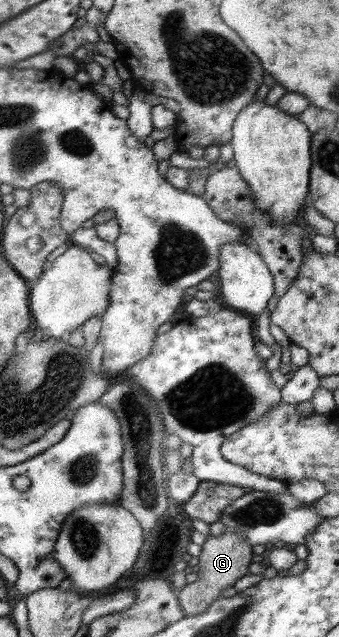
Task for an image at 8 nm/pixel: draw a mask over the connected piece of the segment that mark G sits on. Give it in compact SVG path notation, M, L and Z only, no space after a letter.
M226 530L217 537L209 535L202 545L199 556L198 579L186 584L177 593L180 607L185 615L192 616L204 613L212 605L212 602L221 596L222 590L230 589L238 579L249 573L248 566L251 564L252 557L252 545L247 542L247 539L239 531Z

